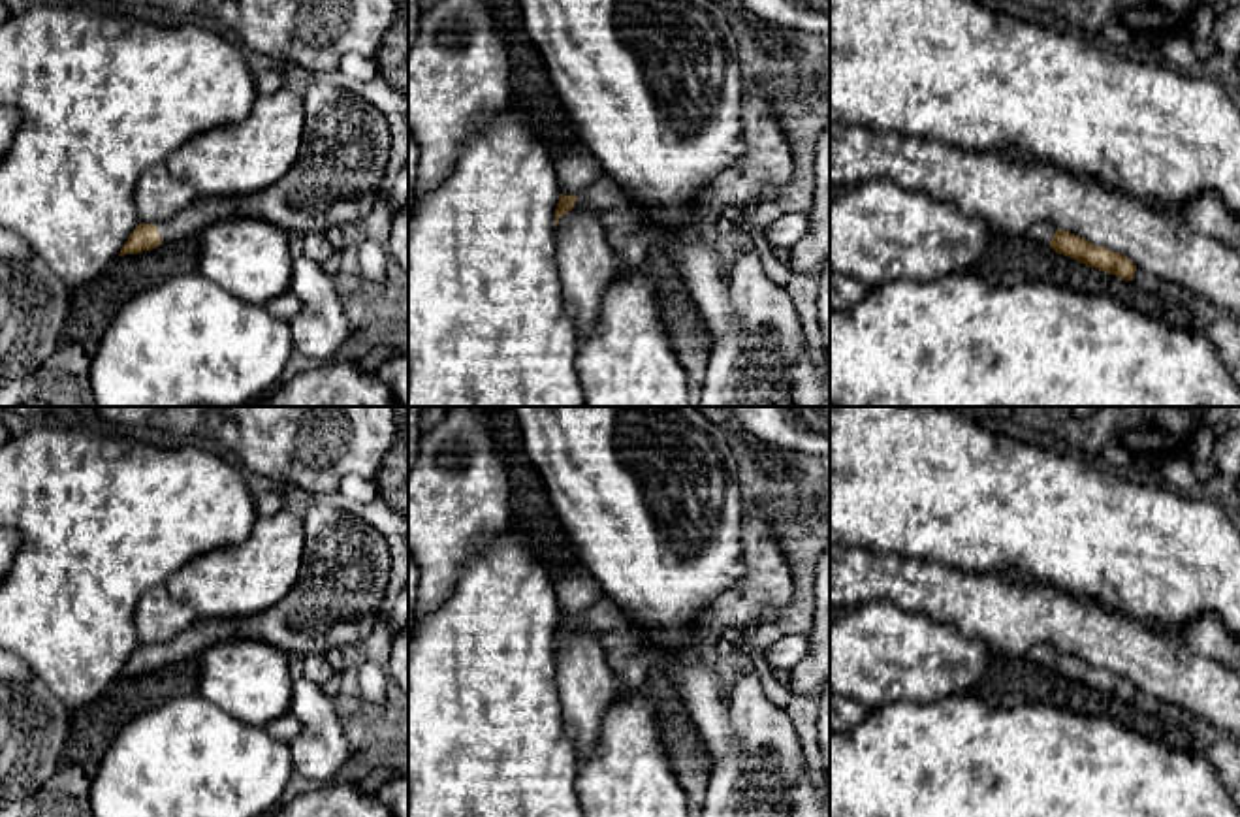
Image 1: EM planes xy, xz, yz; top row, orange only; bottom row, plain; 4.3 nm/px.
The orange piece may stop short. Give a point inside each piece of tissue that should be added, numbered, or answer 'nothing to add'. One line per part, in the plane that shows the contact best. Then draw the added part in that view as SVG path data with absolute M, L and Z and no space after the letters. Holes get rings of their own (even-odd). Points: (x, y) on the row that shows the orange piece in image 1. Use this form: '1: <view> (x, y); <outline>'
1: xy (345, 149); M305 77L301 92L305 96L305 132L292 169L260 192L196 198L175 218L158 224L162 243L194 241L203 228L224 218L258 218L305 237L312 232L354 224L371 213L389 162L388 119L354 85L339 85L329 77Z

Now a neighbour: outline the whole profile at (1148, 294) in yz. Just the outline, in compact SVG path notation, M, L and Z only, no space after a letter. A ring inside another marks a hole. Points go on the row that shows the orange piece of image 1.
M1137 267L1131 280L1110 275L1110 296L1120 303L1176 328L1197 328L1214 322L1223 311L1191 290Z

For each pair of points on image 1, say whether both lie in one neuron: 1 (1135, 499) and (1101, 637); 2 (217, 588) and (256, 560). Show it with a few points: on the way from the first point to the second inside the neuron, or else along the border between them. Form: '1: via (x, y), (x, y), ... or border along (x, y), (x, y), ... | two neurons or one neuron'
1: border along (1112, 610), (1137, 620), (1148, 629) | two neurons
2: via (226, 582), (234, 582), (247, 569) | one neuron

